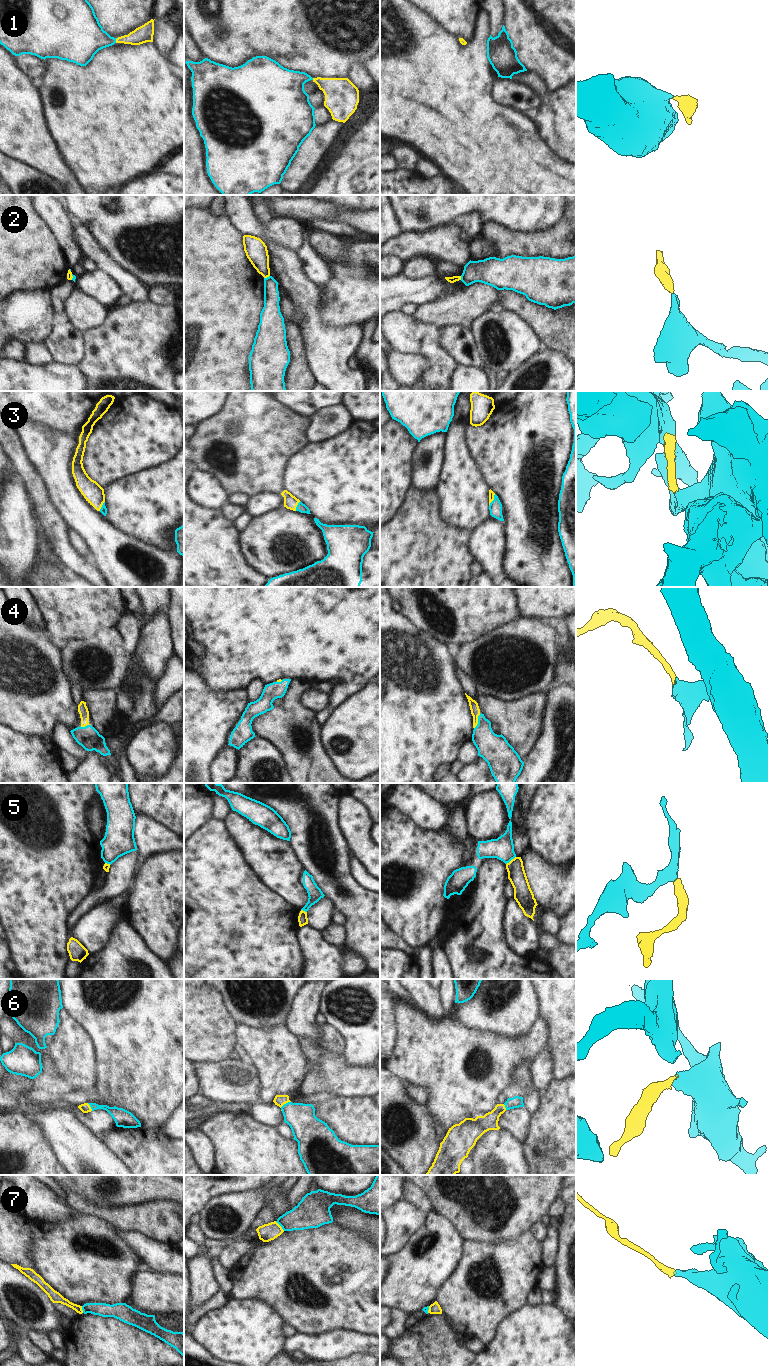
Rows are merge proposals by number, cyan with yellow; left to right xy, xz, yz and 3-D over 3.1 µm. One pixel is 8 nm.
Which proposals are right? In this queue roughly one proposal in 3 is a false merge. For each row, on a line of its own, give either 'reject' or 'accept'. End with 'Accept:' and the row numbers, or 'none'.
1: accept
2: reject
3: accept
4: accept
5: reject
6: accept
7: reject
Accept: 1, 3, 4, 6

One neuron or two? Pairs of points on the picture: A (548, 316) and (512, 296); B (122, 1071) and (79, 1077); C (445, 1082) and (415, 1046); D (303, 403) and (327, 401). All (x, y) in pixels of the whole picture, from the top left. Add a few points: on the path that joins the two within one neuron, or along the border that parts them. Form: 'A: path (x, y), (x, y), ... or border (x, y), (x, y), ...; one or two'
A: path (539, 316), (521, 305); one
B: border (95, 1052), (95, 1084), (93, 1086); two
C: path (438, 1073), (436, 1067), (424, 1055); one
D: path (309, 401), (321, 401); one

